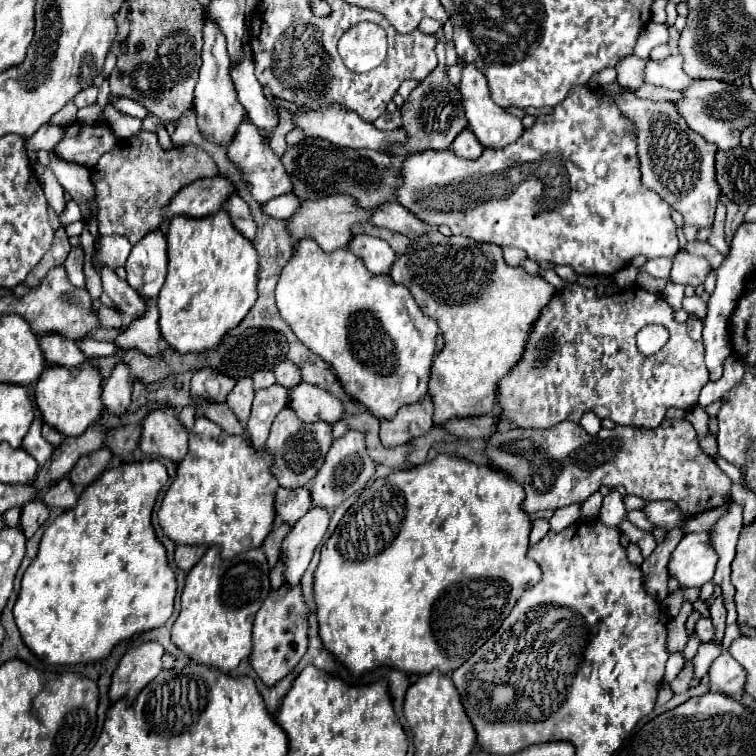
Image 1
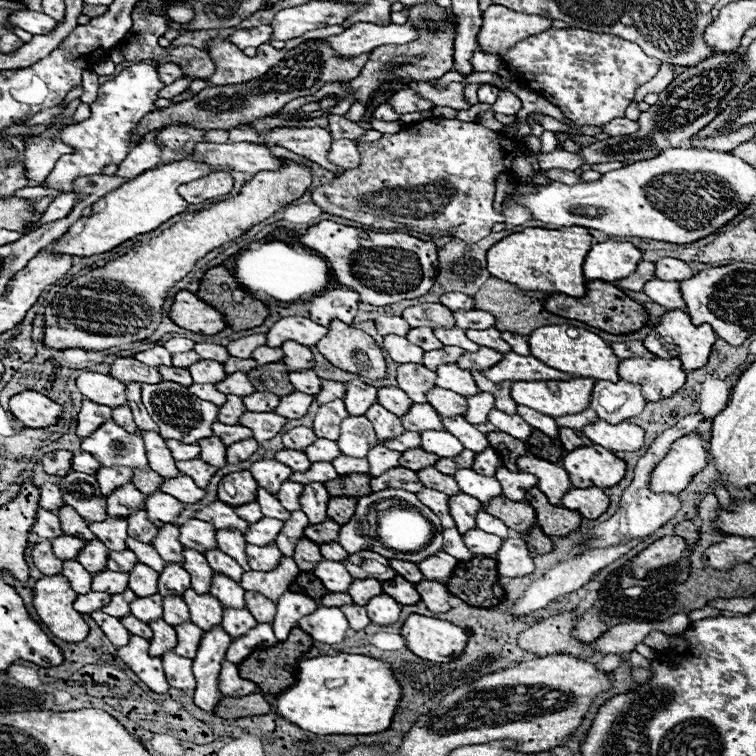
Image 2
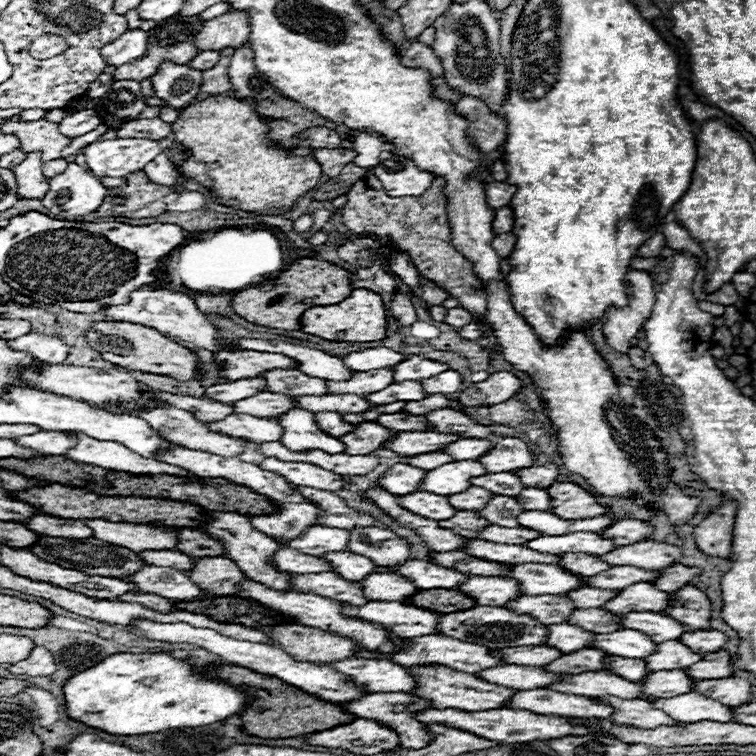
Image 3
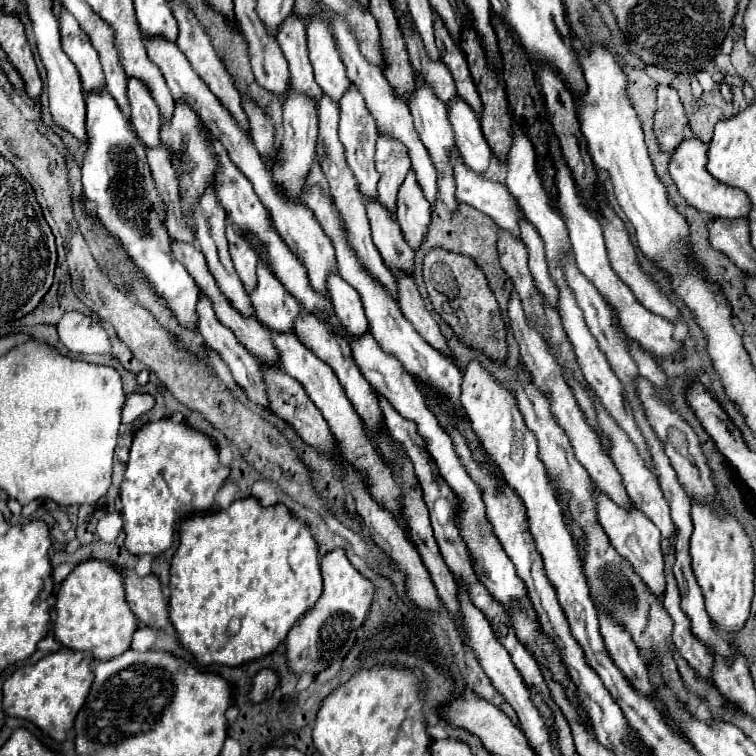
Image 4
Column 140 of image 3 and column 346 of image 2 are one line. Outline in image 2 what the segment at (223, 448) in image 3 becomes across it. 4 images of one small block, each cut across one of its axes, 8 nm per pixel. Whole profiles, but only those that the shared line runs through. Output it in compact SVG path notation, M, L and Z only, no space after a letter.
M332 400L324 406L320 406L318 414L314 416L314 432L318 438L336 440L340 438L340 424L348 418L348 412L344 410L344 400Z

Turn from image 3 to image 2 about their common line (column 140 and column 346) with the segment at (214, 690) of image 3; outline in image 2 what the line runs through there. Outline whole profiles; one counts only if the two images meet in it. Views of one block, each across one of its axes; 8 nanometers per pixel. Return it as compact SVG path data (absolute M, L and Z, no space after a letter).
M362 654L318 656L312 660L302 660L298 664L298 674L300 678L296 680L296 686L290 686L284 694L276 698L278 714L292 724L314 734L374 734L390 728L402 690L388 662Z

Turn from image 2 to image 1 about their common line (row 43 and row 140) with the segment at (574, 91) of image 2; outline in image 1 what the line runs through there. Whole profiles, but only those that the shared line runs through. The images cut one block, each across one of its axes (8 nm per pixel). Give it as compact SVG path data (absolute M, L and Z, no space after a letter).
M576 86L564 102L560 102L552 114L548 116L538 116L534 126L522 134L522 138L502 150L492 150L488 148L480 158L476 160L462 160L454 156L450 150L424 150L408 156L402 164L402 186L398 188L398 202L414 212L422 222L428 226L448 226L452 234L456 236L466 236L476 242L490 242L500 248L520 248L528 254L530 260L538 262L540 266L570 266L574 268L576 274L580 276L612 276L620 268L624 268L634 256L646 256L648 260L652 258L672 258L680 248L678 248L678 238L676 238L676 224L672 220L672 210L670 206L656 194L650 192L648 188L642 186L640 182L640 162L636 156L636 142L632 138L632 130L628 130L628 120L620 114L620 110L608 102L606 98L600 98L598 92L590 90L588 86Z

